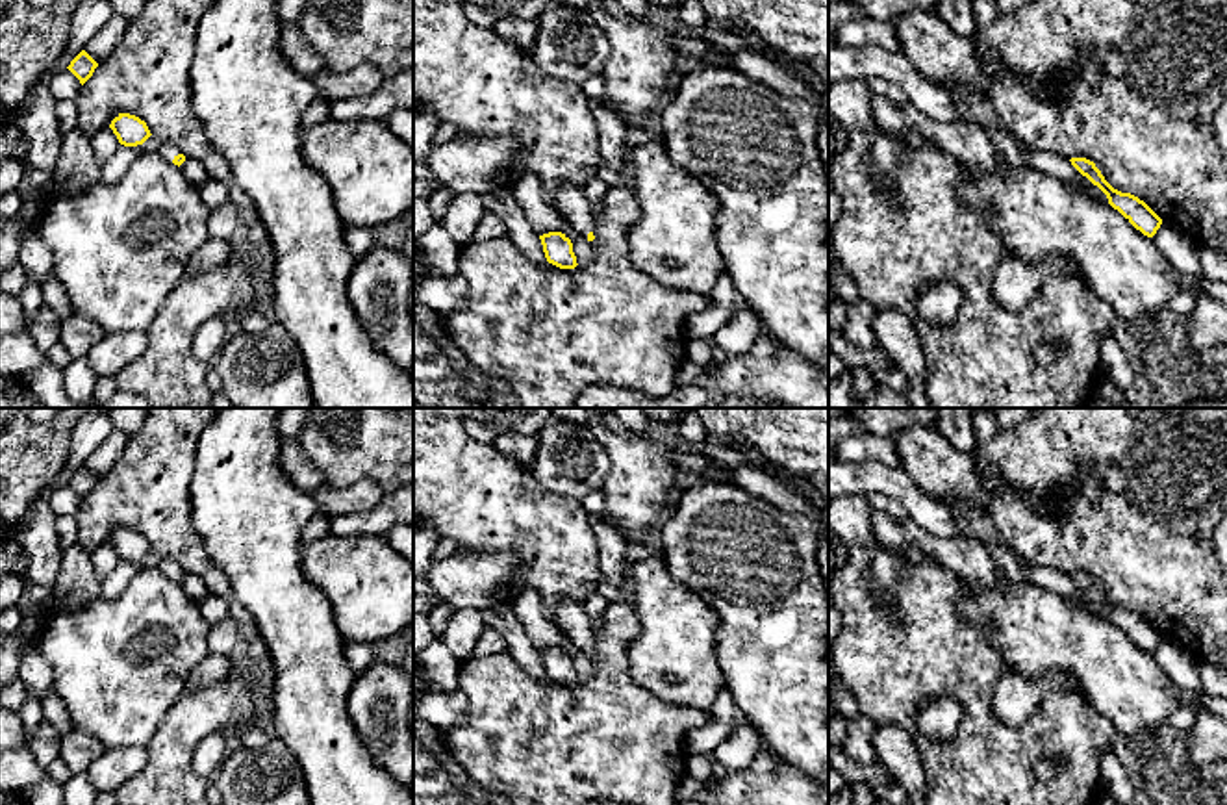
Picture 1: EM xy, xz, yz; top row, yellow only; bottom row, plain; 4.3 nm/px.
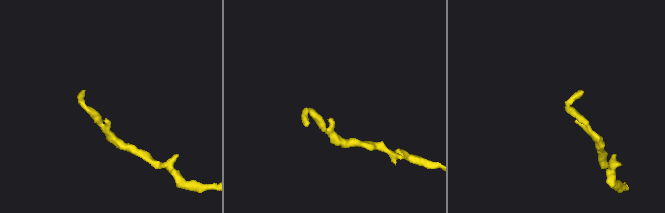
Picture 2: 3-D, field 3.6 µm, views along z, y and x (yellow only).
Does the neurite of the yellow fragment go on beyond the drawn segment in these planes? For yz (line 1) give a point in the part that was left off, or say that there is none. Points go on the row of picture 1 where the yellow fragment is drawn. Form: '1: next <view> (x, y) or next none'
1: next none

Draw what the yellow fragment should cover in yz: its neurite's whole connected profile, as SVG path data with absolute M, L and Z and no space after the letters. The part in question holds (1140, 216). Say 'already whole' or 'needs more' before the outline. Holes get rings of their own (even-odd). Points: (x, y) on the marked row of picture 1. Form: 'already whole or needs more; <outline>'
already whole; M1071 158L1071 165L1097 185L1108 198L1108 204L1118 210L1136 230L1153 237L1162 224L1162 219L1138 197L1114 189L1094 161L1086 158Z

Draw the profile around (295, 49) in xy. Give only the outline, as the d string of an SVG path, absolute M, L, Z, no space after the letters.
M280 22L278 48L284 59L306 78L330 70L323 56L313 50L297 24Z

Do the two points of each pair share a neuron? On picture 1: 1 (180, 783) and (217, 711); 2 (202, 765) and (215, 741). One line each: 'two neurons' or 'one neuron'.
1: one neuron
2: one neuron

